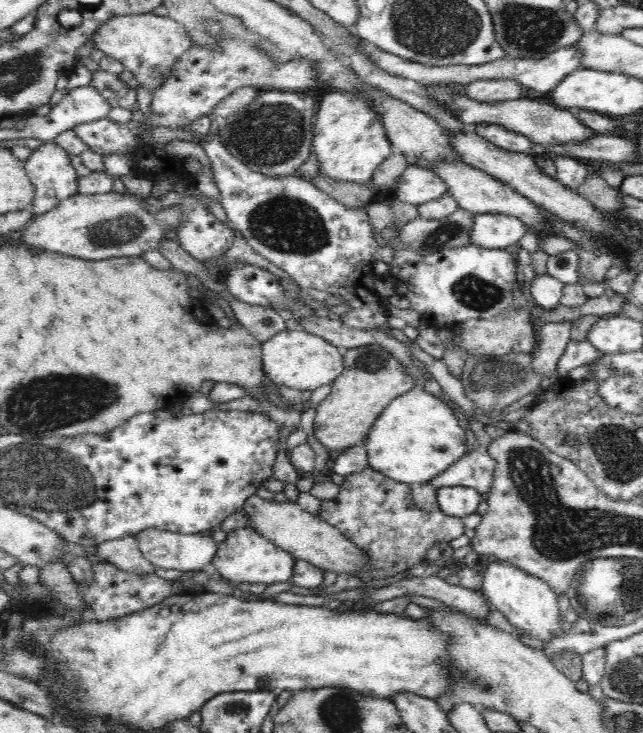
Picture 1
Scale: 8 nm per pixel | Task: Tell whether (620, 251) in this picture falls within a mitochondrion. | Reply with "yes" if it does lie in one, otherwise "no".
no

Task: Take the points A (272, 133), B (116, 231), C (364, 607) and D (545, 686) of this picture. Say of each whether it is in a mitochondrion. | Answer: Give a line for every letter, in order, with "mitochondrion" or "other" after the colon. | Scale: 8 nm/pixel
A: mitochondrion
B: mitochondrion
C: other
D: other

